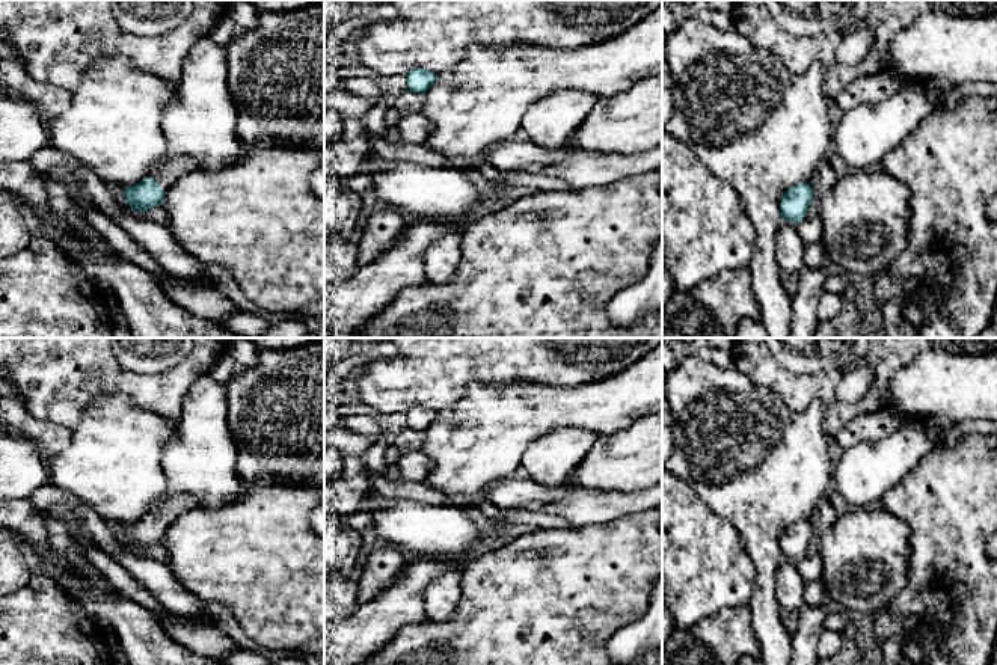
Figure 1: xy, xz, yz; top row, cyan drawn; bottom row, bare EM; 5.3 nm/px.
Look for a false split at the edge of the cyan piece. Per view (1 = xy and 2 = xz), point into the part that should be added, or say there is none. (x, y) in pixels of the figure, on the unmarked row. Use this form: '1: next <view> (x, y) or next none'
1: next xy (177, 502)
2: next none

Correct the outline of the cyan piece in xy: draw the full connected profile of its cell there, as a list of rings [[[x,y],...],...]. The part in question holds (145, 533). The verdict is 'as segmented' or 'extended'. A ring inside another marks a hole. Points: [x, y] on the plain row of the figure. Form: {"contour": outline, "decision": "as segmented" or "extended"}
{"contour": [[[172,492],[155,510],[127,525],[125,538],[131,546],[146,550],[163,541],[166,529],[179,514],[193,508],[199,508],[199,502],[193,495]]], "decision": "extended"}

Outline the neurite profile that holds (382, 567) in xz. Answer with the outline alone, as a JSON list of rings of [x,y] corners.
[[[385,546],[368,555],[354,573],[357,581],[357,605],[368,603],[404,572],[409,555],[394,546]]]

